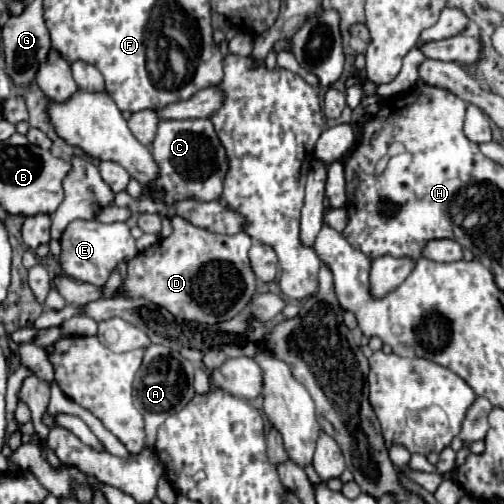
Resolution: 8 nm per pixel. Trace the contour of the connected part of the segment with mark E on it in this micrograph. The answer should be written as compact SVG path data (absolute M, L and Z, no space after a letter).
M77 219L69 223L67 231L61 235L61 269L71 279L91 283L95 287L103 287L111 275L111 271L121 261L131 261L137 255L135 239L129 233L125 223L101 223L101 221L83 221Z

